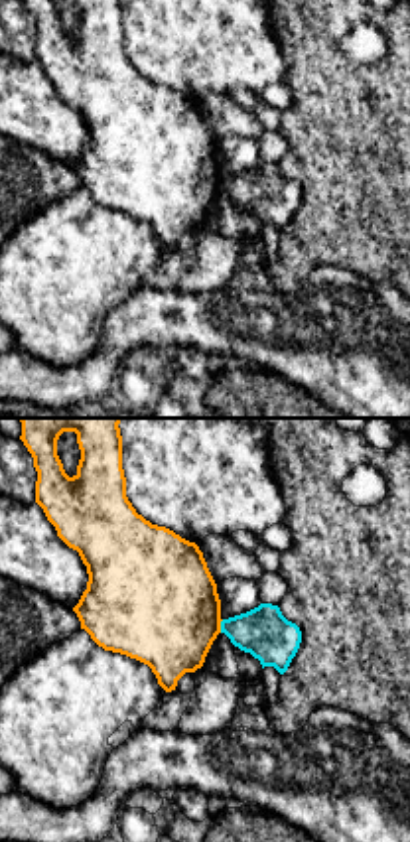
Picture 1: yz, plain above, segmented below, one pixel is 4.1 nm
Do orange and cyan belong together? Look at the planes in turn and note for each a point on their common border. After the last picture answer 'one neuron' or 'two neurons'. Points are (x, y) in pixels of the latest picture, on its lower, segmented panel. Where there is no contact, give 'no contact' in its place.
meets orange at (219, 626)

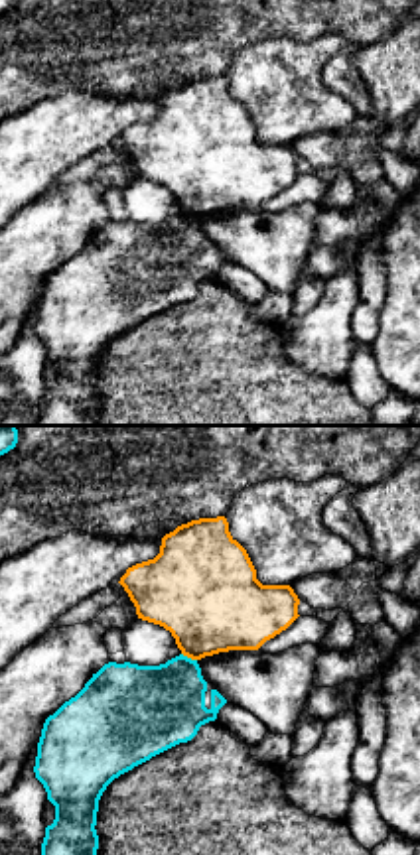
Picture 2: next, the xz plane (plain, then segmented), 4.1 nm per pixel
meets orange at (190, 657)

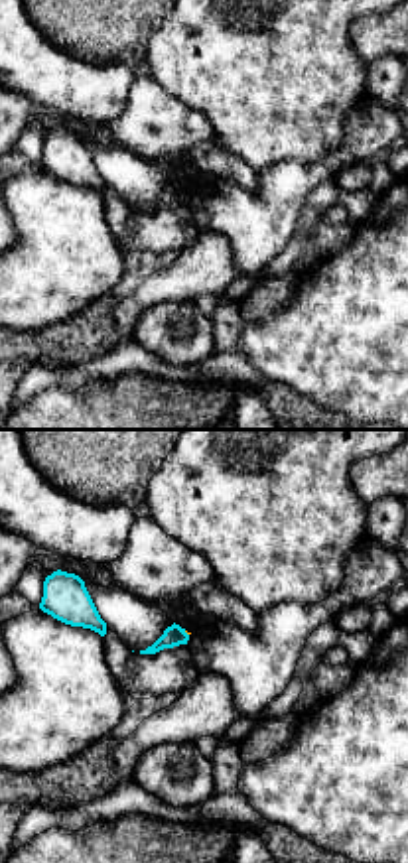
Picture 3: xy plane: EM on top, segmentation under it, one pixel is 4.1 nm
no contact

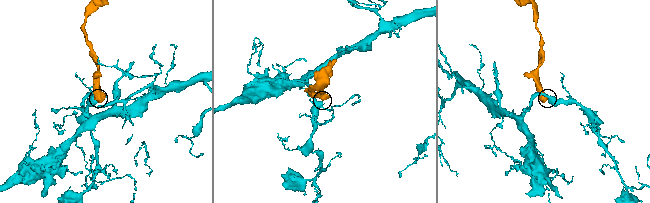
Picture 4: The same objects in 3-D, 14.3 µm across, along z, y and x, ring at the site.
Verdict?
two neurons

